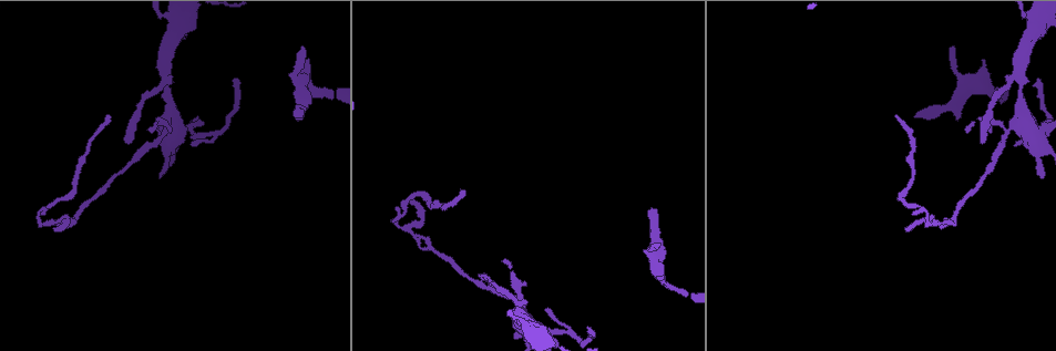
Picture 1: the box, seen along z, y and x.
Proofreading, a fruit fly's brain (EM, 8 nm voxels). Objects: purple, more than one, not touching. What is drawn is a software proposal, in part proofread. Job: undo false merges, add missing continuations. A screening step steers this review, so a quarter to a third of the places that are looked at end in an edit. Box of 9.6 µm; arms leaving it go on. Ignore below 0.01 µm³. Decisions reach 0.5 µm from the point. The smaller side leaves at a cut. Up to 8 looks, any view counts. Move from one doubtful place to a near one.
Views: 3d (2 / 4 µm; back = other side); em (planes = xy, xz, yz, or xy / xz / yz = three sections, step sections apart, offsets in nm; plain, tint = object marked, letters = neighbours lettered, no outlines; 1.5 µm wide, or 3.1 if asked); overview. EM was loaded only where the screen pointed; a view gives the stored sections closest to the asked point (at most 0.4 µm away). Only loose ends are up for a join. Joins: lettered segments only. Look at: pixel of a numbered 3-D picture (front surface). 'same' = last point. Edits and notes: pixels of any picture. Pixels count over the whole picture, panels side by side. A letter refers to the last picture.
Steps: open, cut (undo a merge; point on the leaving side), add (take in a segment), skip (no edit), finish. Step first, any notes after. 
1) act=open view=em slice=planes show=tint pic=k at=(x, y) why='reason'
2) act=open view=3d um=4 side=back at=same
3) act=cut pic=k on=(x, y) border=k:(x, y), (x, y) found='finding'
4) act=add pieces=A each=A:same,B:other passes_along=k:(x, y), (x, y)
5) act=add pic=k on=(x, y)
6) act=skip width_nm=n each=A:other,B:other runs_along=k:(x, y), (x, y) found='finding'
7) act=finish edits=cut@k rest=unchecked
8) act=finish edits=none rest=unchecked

act=open view=3d um=2 pic=1 at=(545, 308) why='free end'

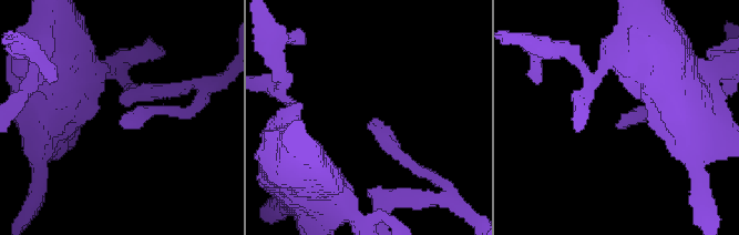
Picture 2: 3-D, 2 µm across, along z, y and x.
act=open view=em slice=xz step=8 show=tint pic=2 at=(119, 124) why='shape alone is not enough'

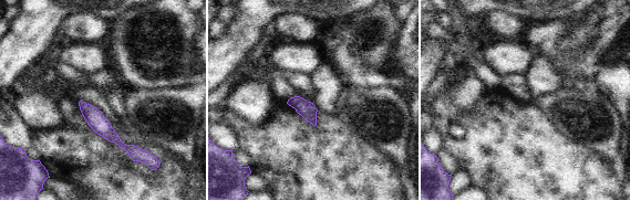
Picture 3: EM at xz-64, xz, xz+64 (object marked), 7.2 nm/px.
act=open view=em slice=planes show=letters at=same why='cut it another way'

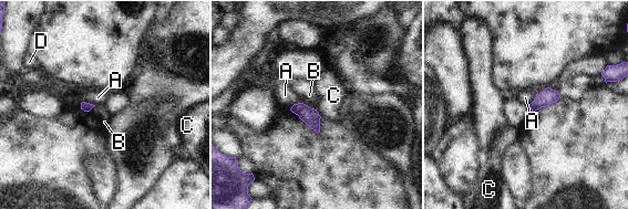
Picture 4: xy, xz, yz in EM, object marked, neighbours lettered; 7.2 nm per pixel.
act=skip each=A:other,B:other,C:other,D:other border=4:(290, 106), (305, 103), (316, 110) found='no lettered segment goes on from it'

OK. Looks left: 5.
act=open view=3d um=2 side=back pic=1 at=(1019, 75)

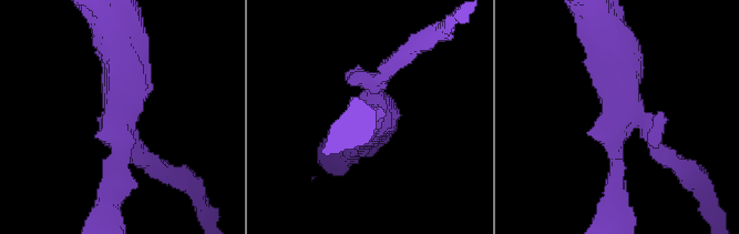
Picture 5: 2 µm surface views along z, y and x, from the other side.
act=open view=em slice=planes show=letters pic=5 at=(620, 115) why='shape alone is not enough'

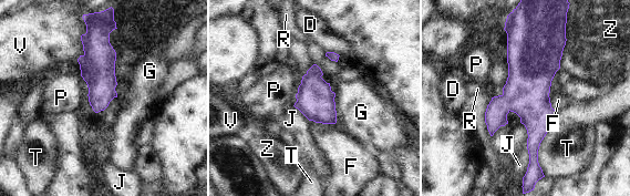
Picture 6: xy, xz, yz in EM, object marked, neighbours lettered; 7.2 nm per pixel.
act=skip each=D:other,F:other,G:other,J:other,P:other,R:other,T:other,V:other,Z:other border=6:(527, 144), (528, 166), (524, 175) found='one cell here'

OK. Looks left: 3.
act=open view=em slice=xz step=4 show=letters pic=1 at=(964, 128) why='thin end'

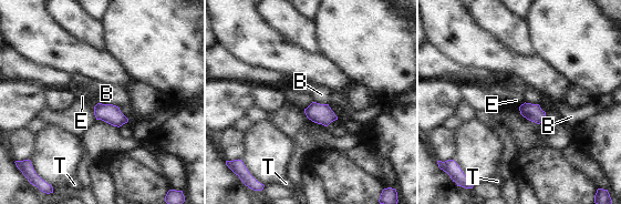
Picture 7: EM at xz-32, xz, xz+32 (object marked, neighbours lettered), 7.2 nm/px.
act=open view=em slice=planes show=letters at=same

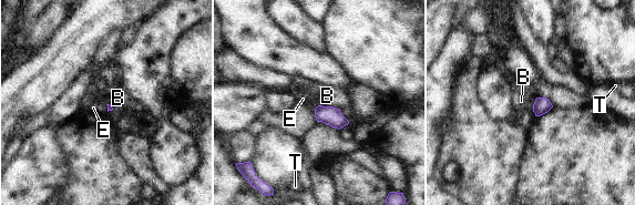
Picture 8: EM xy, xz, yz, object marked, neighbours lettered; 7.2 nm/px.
act=skip longest_contact=B:150nm each=B:other,E:other,T:other found='none of them fits'

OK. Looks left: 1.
act=finish edits=none rest=unchecked

